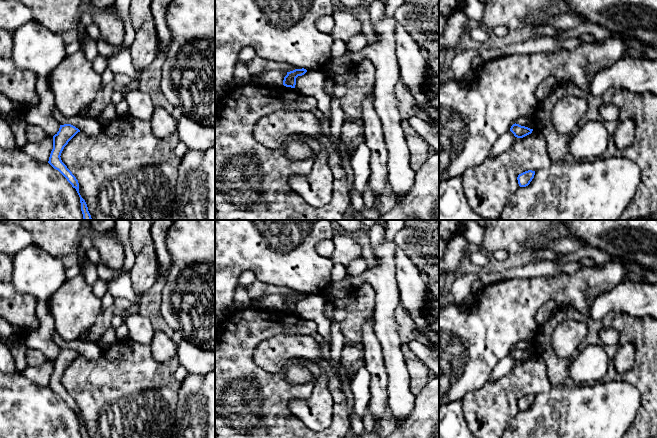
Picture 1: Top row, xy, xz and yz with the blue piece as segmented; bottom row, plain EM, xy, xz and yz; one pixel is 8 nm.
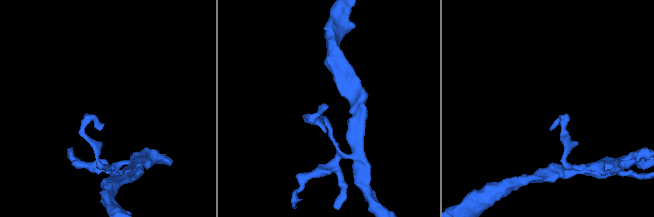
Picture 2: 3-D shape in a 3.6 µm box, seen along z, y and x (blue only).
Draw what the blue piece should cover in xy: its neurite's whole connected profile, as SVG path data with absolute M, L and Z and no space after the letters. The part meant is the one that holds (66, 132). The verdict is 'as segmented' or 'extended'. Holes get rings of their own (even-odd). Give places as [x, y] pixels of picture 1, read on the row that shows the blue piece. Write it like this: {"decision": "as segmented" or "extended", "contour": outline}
{"decision": "as segmented", "contour": "M71 124L60 125L59 131L53 136L53 149L51 151L48 163L56 170L58 170L76 189L81 203L81 211L84 220L92 220L91 215L88 211L85 200L79 193L79 183L72 172L61 160L61 153L68 142L78 133L80 130Z"}

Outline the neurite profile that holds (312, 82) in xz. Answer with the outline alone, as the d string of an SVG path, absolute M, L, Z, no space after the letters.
M324 69L309 70L296 78L295 89L303 95L315 97L318 107L330 121L332 98L324 91L325 80Z

